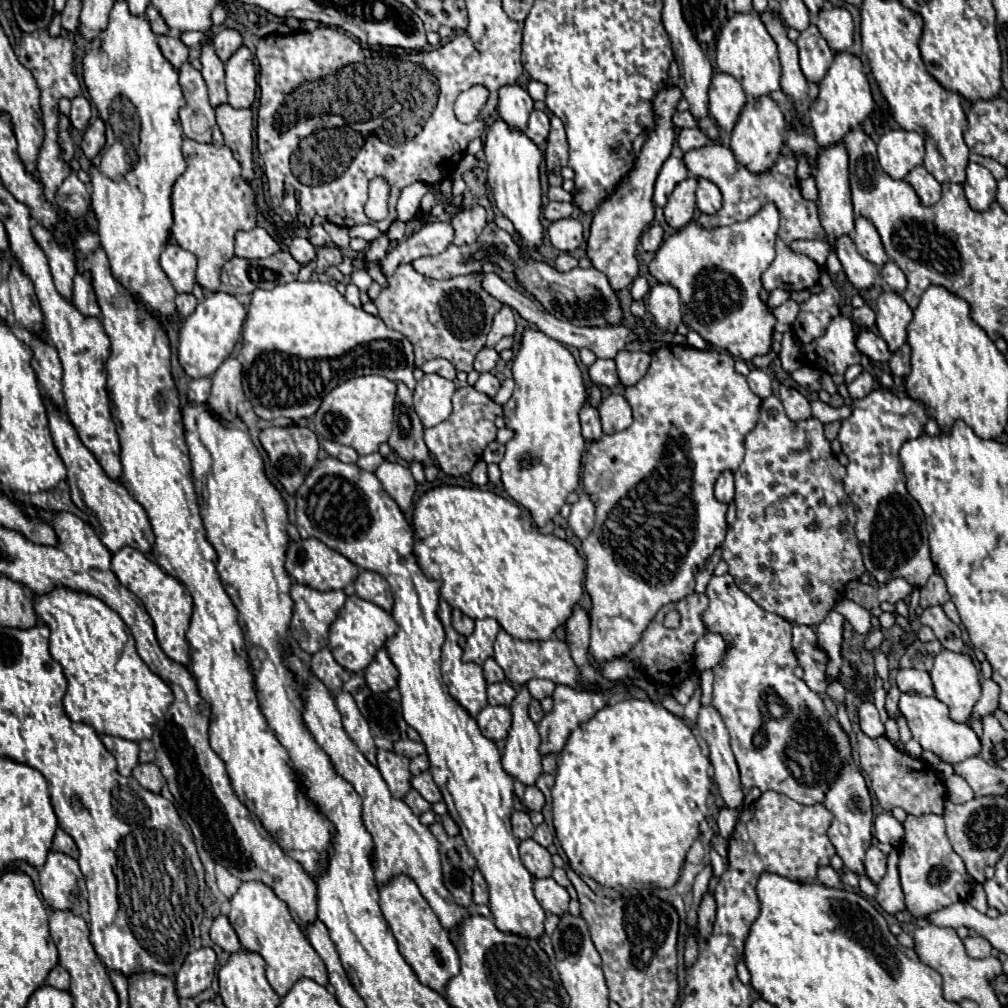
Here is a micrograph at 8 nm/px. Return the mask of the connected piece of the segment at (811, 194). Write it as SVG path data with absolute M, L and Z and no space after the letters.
M810 176L808 180L804 180L804 182L800 182L800 190L802 190L802 196L804 196L804 198L816 202L818 190L816 190L816 184L814 184L814 178L812 178L812 176Z

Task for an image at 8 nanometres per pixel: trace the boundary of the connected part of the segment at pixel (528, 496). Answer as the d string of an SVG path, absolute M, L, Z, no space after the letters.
M526 328L522 336L512 374L516 388L504 404L504 422L514 436L506 442L506 454L500 462L502 484L508 496L530 510L534 524L542 528L560 512L566 496L580 484L586 442L580 432L578 410L586 400L586 390L580 368L568 348L532 328Z

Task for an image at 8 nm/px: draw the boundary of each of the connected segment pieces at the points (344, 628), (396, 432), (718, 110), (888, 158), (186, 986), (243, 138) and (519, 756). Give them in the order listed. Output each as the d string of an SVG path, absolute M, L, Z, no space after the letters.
M352 594L346 598L346 604L340 608L336 620L330 626L330 642L328 644L330 644L332 656L336 658L336 662L342 668L346 668L350 672L360 672L370 664L376 650L380 646L384 646L386 638L396 632L398 632L398 624L392 620L392 616L386 610Z
M396 384L396 408L394 408L394 426L388 438L388 446L406 462L428 462L430 452L424 444L424 426L414 412L412 392L404 384Z
M724 72L712 76L708 90L708 110L724 132L730 132L734 128L734 122L738 120L744 102L746 94L736 78Z
M890 130L878 142L878 158L888 176L904 178L914 166L922 164L924 138L912 130Z
M198 948L188 954L184 966L176 974L176 986L182 998L192 998L212 984L216 954L212 948Z
M230 104L216 108L216 122L224 134L224 146L228 146L234 158L242 166L242 178L254 180L252 162L252 112L248 108L236 110Z
M526 686L514 698L512 710L512 728L506 738L506 750L502 756L502 768L514 780L520 780L524 786L534 786L542 774L542 758L538 754L540 734L536 724L528 716L530 692Z

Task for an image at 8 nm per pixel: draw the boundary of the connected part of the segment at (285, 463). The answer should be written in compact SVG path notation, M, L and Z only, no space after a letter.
M270 426L260 432L260 444L270 458L270 468L274 472L276 480L282 484L282 488L290 496L294 496L296 490L302 486L304 476L318 462L318 448L320 446L318 446L316 434L310 428L302 428L302 426L286 426L286 428Z

